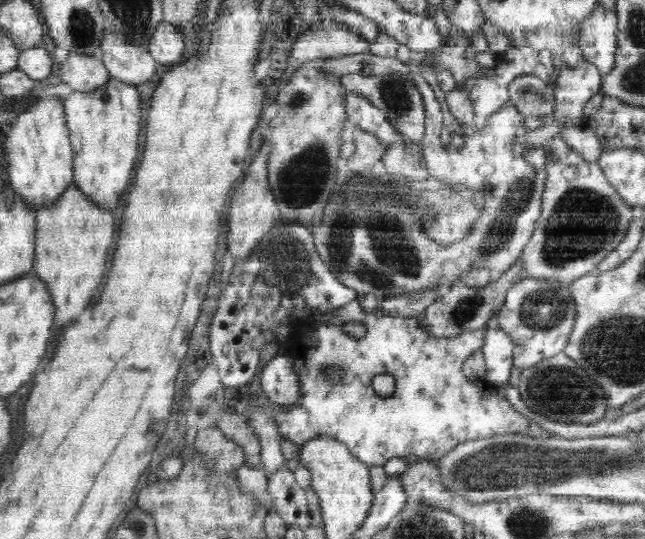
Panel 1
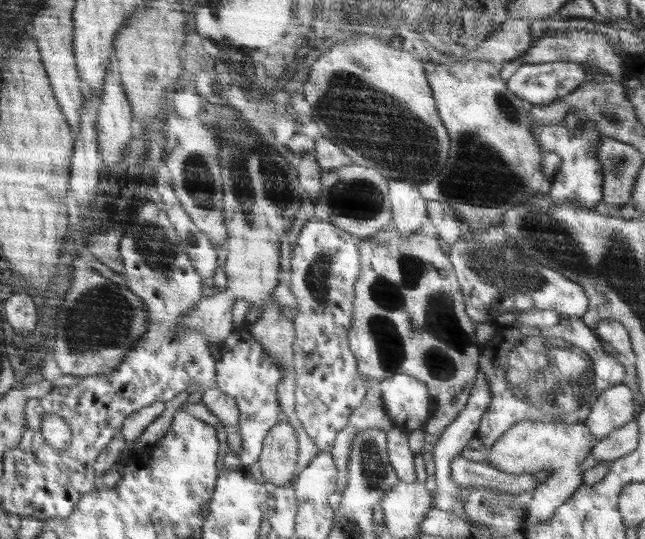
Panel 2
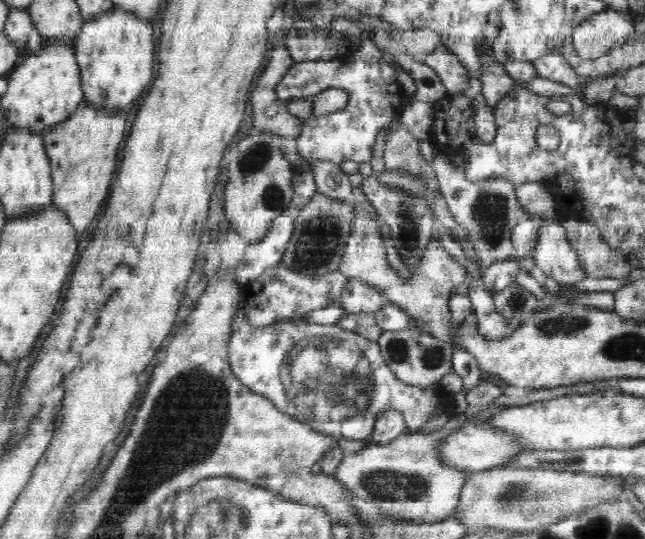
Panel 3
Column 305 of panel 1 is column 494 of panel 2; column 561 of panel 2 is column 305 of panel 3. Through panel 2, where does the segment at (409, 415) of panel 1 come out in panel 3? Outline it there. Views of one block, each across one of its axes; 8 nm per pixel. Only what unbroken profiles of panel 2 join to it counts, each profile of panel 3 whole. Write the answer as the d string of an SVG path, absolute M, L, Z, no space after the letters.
M244 307L235 317L229 340L230 367L244 386L270 399L284 414L308 424L314 431L337 439L369 440L379 418L388 410L402 413L406 429L411 432L420 432L438 410L452 414L456 392L446 393L438 382L427 387L402 382L386 365L381 354L380 342L367 339L364 334L343 330L337 324L311 324L300 318L254 328L247 322Z

